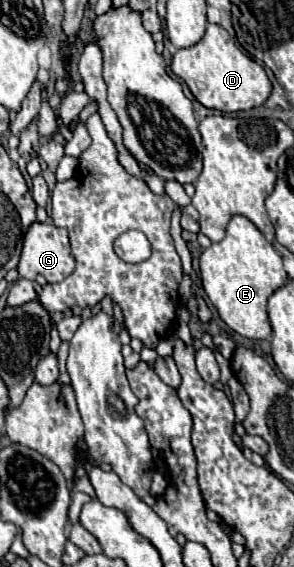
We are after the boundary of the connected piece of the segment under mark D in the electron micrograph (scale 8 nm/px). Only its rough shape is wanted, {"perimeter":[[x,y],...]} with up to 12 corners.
{"perimeter":[[219,24],[177,50],[171,70],[203,106],[257,108],[271,94],[263,66]]}

